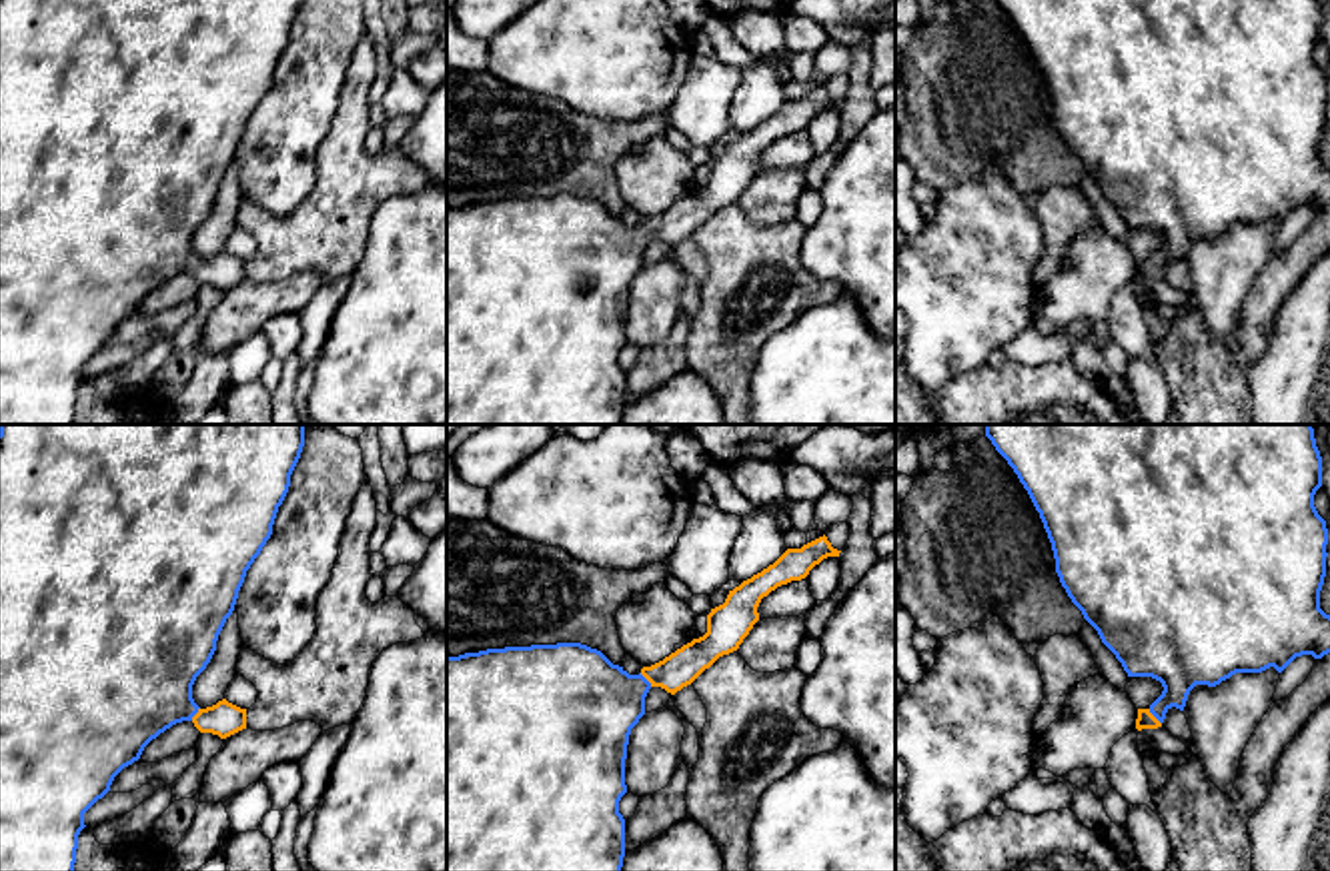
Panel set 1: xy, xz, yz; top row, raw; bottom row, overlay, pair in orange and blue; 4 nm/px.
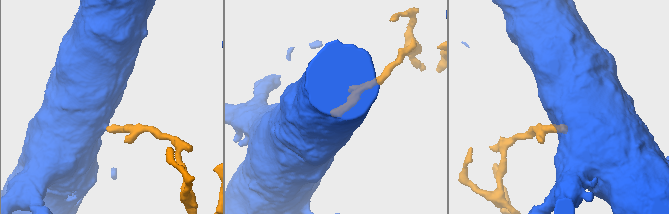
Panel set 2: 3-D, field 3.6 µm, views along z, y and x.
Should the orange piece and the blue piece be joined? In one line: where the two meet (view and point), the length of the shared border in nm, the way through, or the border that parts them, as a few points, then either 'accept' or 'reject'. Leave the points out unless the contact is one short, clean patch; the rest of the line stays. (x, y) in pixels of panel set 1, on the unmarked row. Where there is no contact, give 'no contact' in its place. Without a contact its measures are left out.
meets orange in yz at (1154, 269); contact 80 nm long; runs through yz (1146, 271), (1154, 269), (1176, 241), (1180, 213); accept

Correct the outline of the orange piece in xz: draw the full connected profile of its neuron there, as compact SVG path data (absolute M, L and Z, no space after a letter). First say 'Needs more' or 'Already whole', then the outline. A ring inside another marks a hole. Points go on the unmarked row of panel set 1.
Needs more. M827 88L787 100L773 116L729 142L707 166L707 184L663 212L629 226L601 202L581 194L487 200L447 208L447 424L621 424L625 370L619 352L627 344L625 310L631 280L645 266L651 238L675 246L719 208L739 200L759 172L763 148L801 132L827 108L839 108Z

